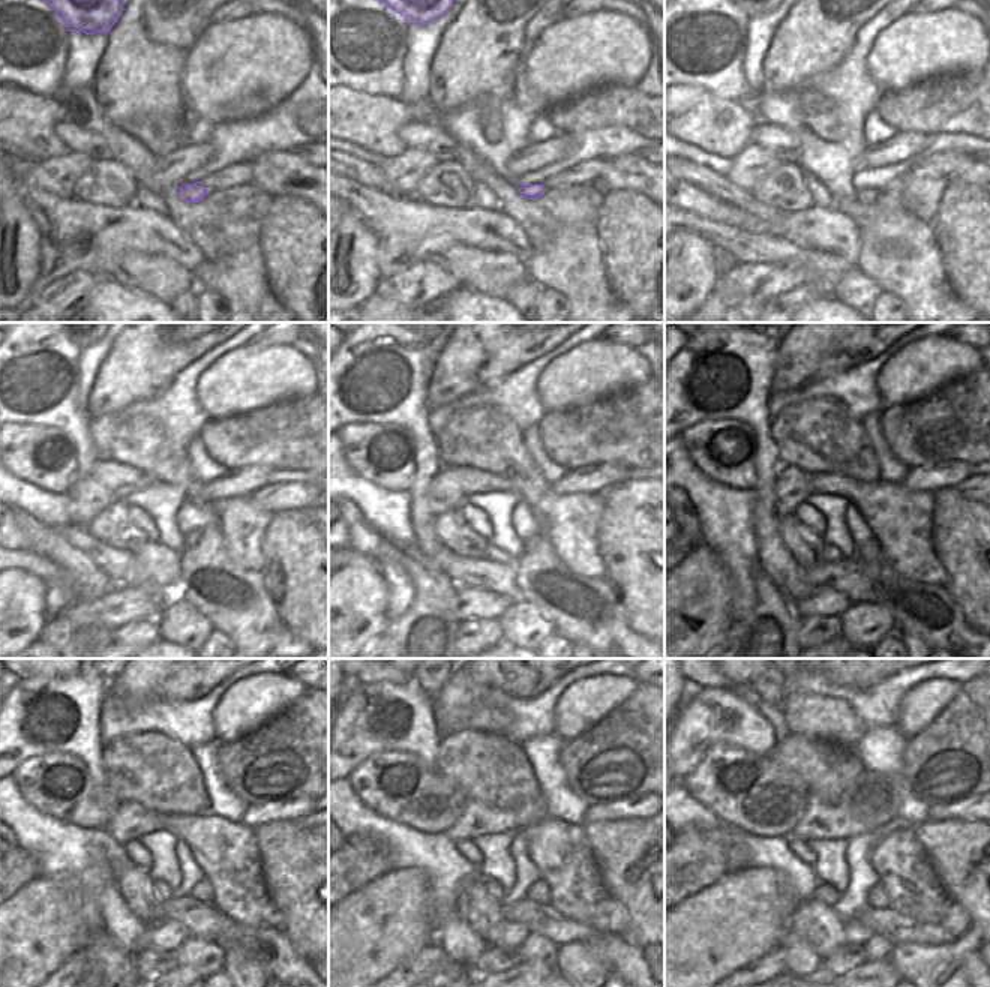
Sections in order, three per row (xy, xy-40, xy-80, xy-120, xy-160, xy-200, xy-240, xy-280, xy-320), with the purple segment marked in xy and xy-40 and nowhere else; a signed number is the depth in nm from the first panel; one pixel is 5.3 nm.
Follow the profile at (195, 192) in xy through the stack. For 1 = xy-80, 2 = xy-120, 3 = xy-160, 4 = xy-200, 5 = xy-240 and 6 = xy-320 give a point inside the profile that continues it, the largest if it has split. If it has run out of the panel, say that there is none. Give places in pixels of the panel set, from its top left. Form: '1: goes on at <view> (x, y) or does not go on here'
1: goes on at xy-80 (866, 197)
2: goes on at xy-120 (194, 539)
3: goes on at xy-160 (531, 542)
4: goes on at xy-200 (870, 551)
5: goes on at xy-240 (203, 891)
6: goes on at xy-320 (878, 897)

